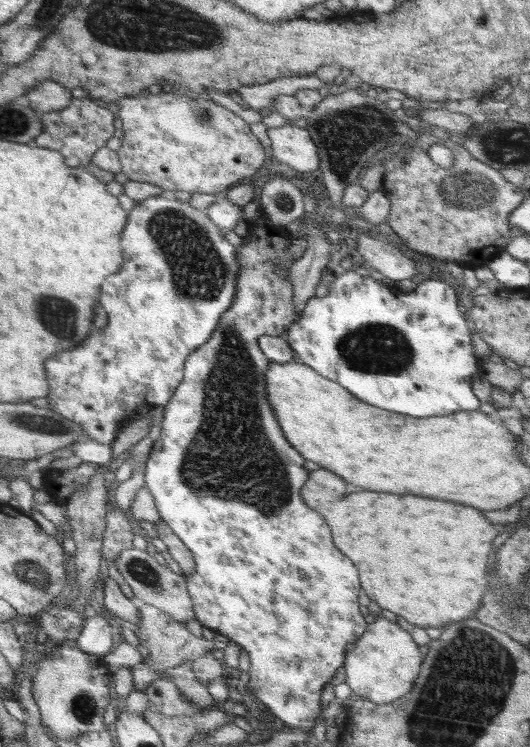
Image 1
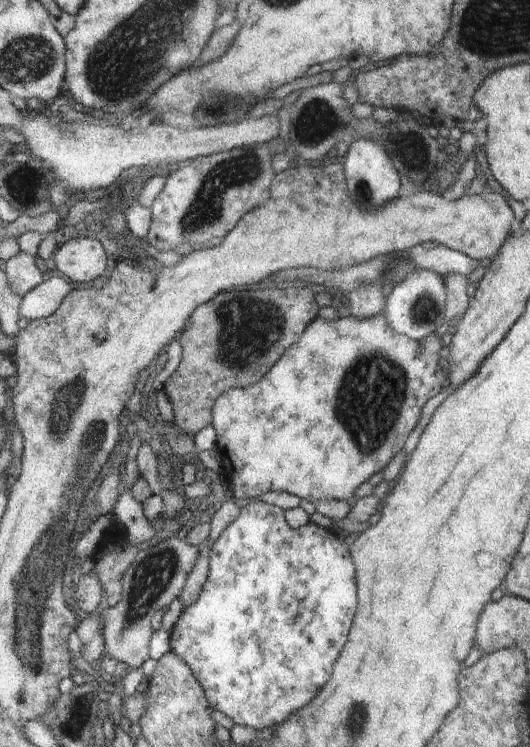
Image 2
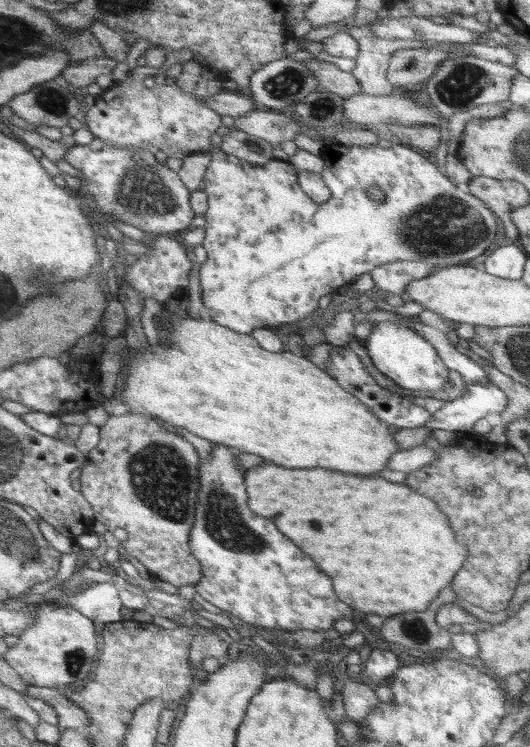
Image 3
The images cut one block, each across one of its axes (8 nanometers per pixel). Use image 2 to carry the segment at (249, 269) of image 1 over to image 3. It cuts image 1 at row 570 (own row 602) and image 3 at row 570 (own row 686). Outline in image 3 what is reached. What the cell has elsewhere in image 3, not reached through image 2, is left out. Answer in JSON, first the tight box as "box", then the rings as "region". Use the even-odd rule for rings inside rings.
{"box":[189,444,352,630],"region":[[[215,444],[211,456],[200,460],[198,506],[196,522],[189,533],[189,545],[192,554],[200,563],[202,578],[194,584],[196,592],[230,614],[242,618],[251,626],[284,628],[284,630],[328,630],[338,618],[352,618],[352,608],[340,602],[332,590],[332,580],[286,536],[278,532],[270,518],[258,517],[248,509],[247,492],[244,492],[246,470],[235,460],[238,451],[225,444]]]}

